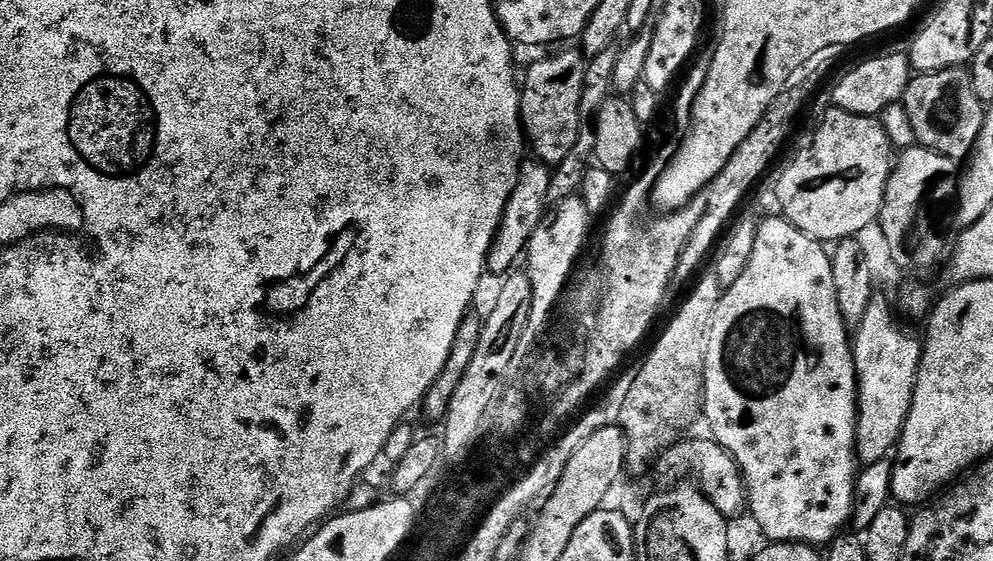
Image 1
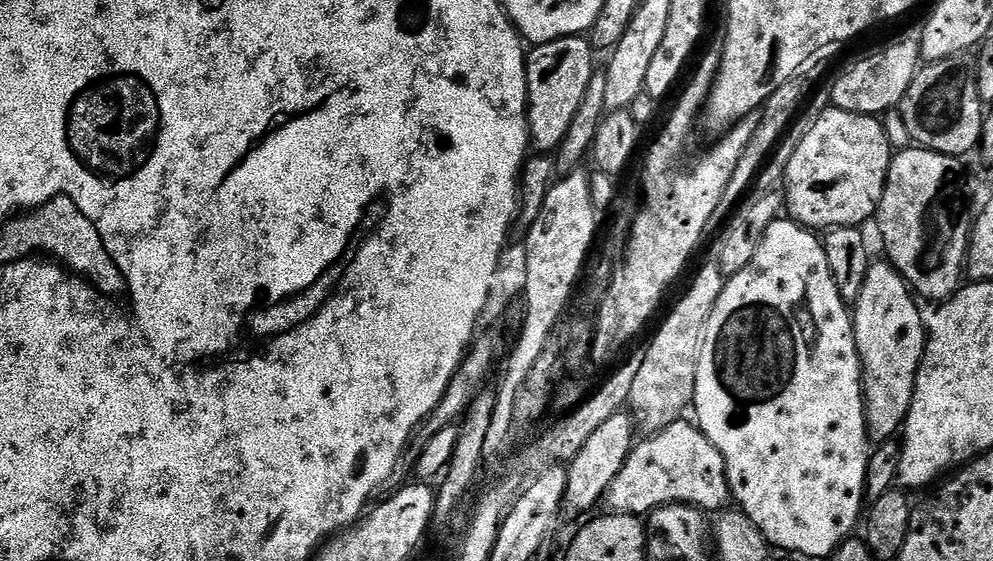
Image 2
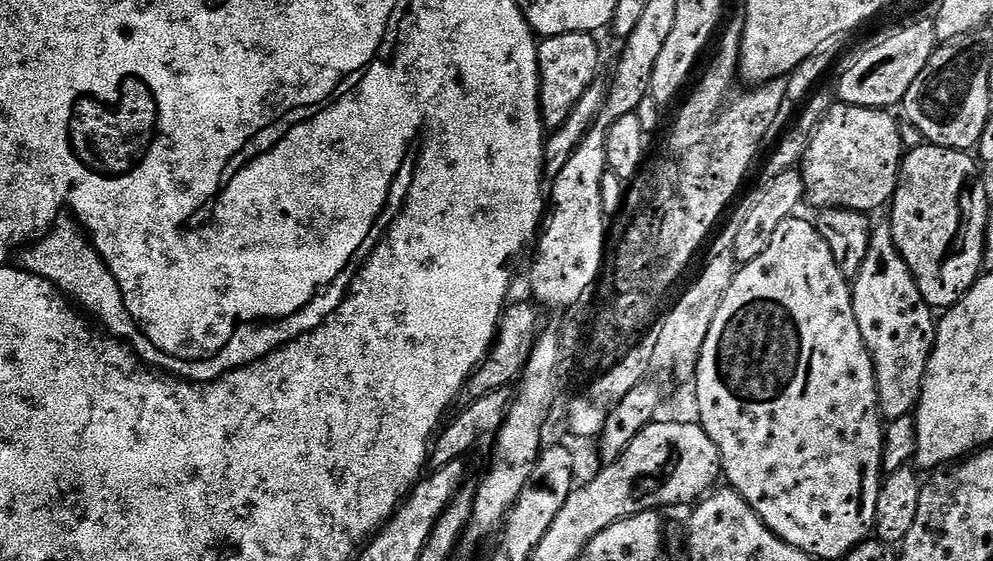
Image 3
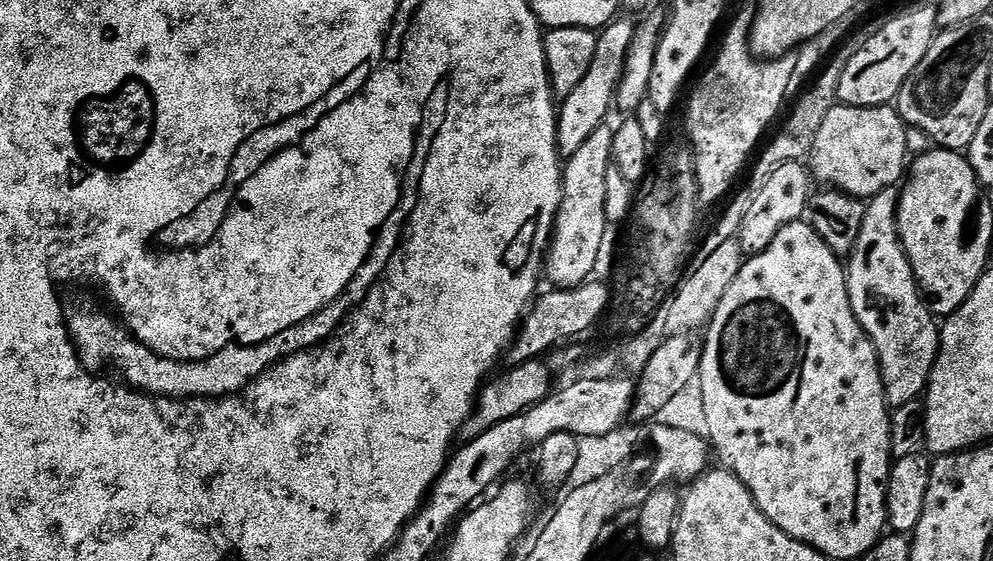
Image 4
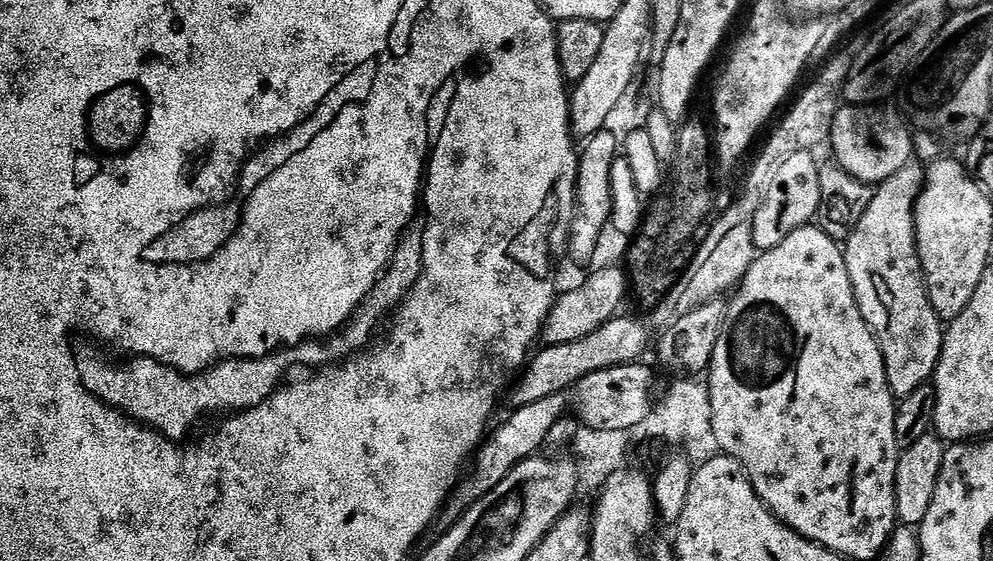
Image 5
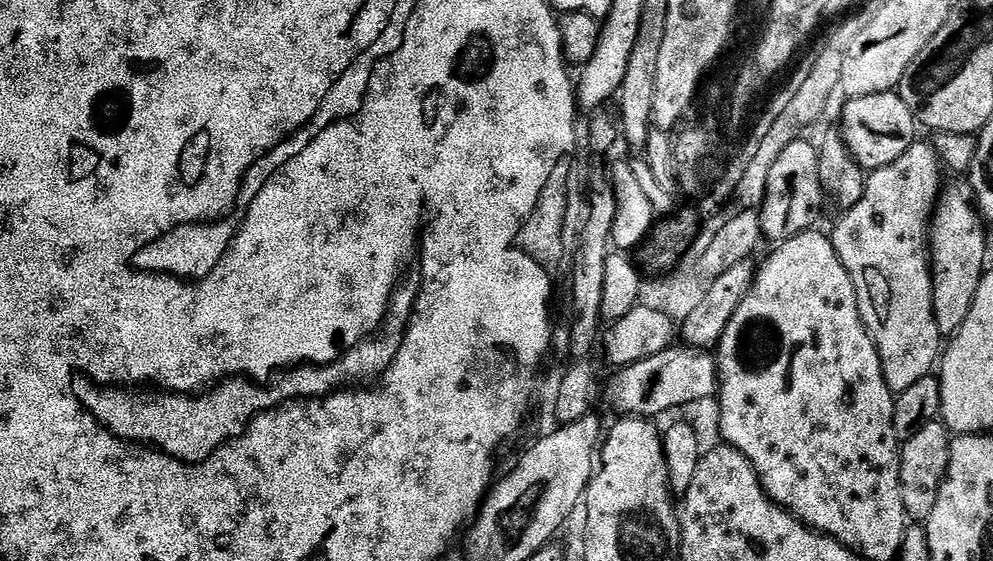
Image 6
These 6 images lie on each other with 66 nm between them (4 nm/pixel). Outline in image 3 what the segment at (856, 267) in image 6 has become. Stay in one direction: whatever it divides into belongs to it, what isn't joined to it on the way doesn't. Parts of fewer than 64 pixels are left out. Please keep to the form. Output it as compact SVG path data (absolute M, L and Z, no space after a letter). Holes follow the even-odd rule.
M873 227L871 233L872 241L866 250L866 258L850 287L854 314L858 318L858 330L862 330L862 338L866 342L868 353L872 355L872 365L876 371L876 393L880 399L880 410L883 419L891 422L903 416L912 416L920 400L922 378L926 374L928 359L936 341L937 321L934 319L933 309L922 298L906 262L900 257L900 251L894 246L891 227Z

